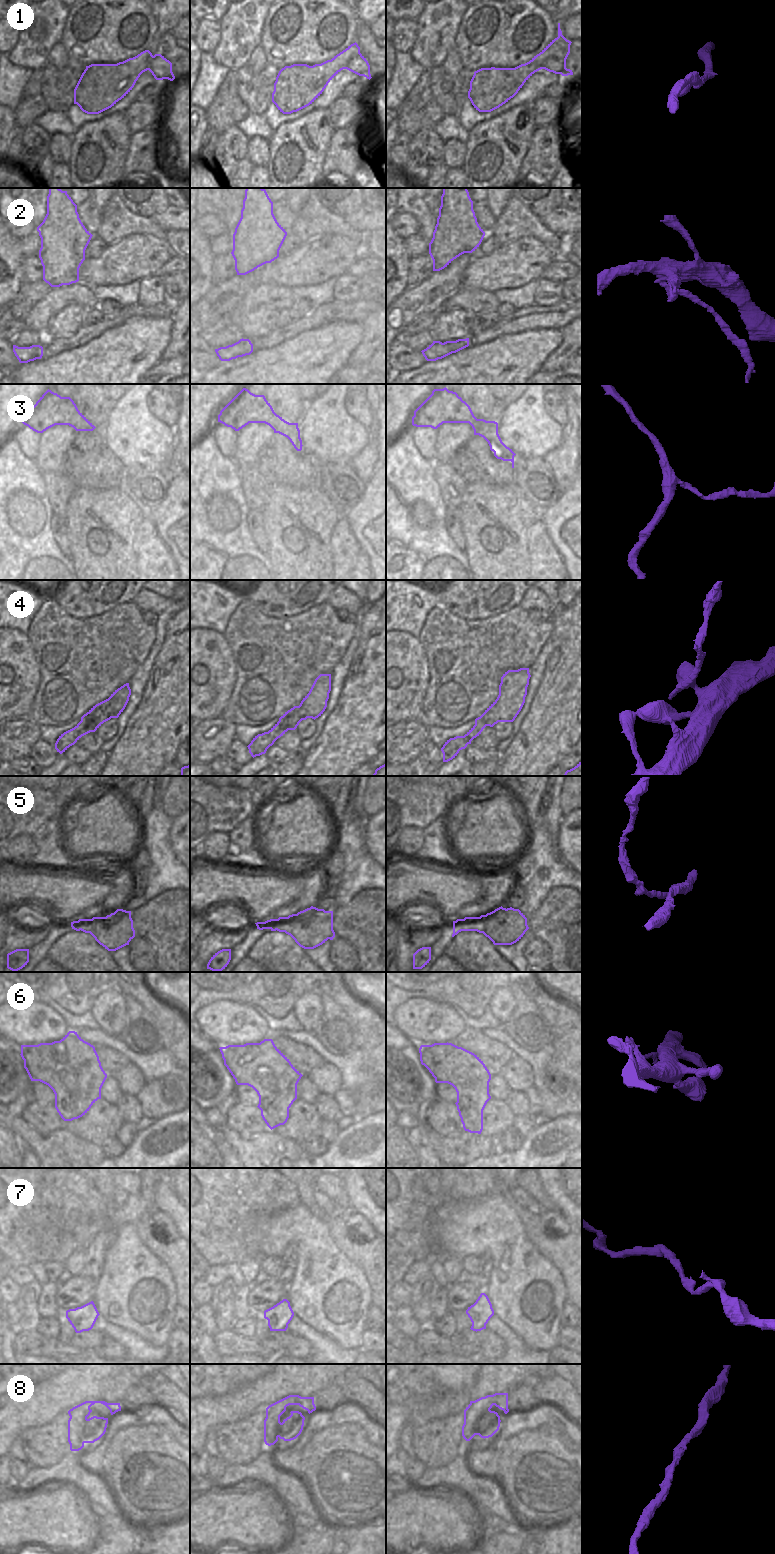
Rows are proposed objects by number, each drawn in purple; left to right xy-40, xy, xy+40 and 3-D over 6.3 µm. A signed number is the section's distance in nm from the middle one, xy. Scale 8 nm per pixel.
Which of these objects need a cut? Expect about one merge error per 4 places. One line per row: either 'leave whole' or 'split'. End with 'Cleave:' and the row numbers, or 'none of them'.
1: leave whole
2: split
3: leave whole
4: split
5: split
6: leave whole
7: leave whole
8: leave whole
Cleave: 2, 4, 5

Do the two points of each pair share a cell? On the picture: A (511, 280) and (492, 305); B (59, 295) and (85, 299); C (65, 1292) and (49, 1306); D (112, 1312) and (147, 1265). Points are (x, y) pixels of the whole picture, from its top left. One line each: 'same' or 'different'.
A: different
B: same
C: different
D: same

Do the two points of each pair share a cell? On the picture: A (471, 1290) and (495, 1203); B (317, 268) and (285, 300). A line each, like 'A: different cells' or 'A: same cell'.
A: different cells
B: different cells

